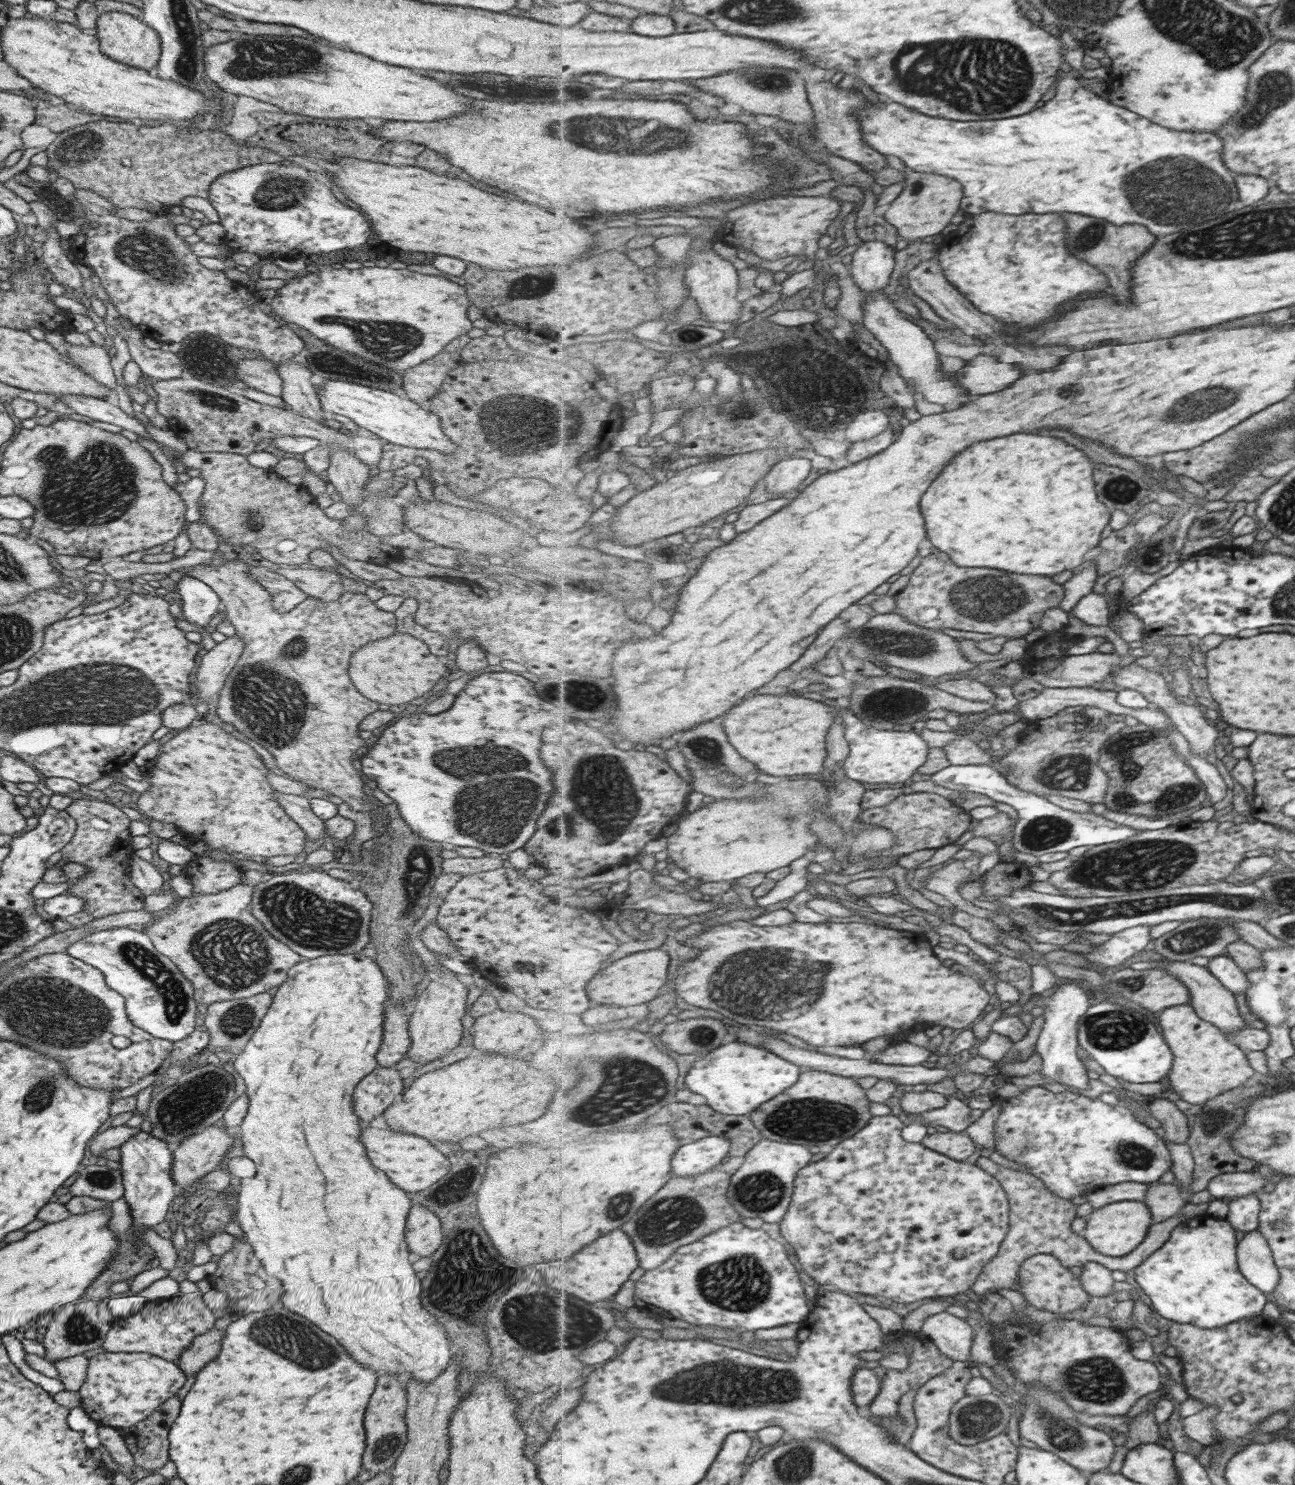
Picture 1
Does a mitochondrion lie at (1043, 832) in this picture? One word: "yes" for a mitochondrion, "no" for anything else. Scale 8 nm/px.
yes

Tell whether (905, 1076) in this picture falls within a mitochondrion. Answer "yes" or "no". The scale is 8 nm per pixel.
no

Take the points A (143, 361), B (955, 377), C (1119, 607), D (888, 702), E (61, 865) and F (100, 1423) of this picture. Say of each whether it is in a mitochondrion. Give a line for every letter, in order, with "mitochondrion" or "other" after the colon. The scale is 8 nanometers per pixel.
A: other
B: other
C: other
D: mitochondrion
E: other
F: other

